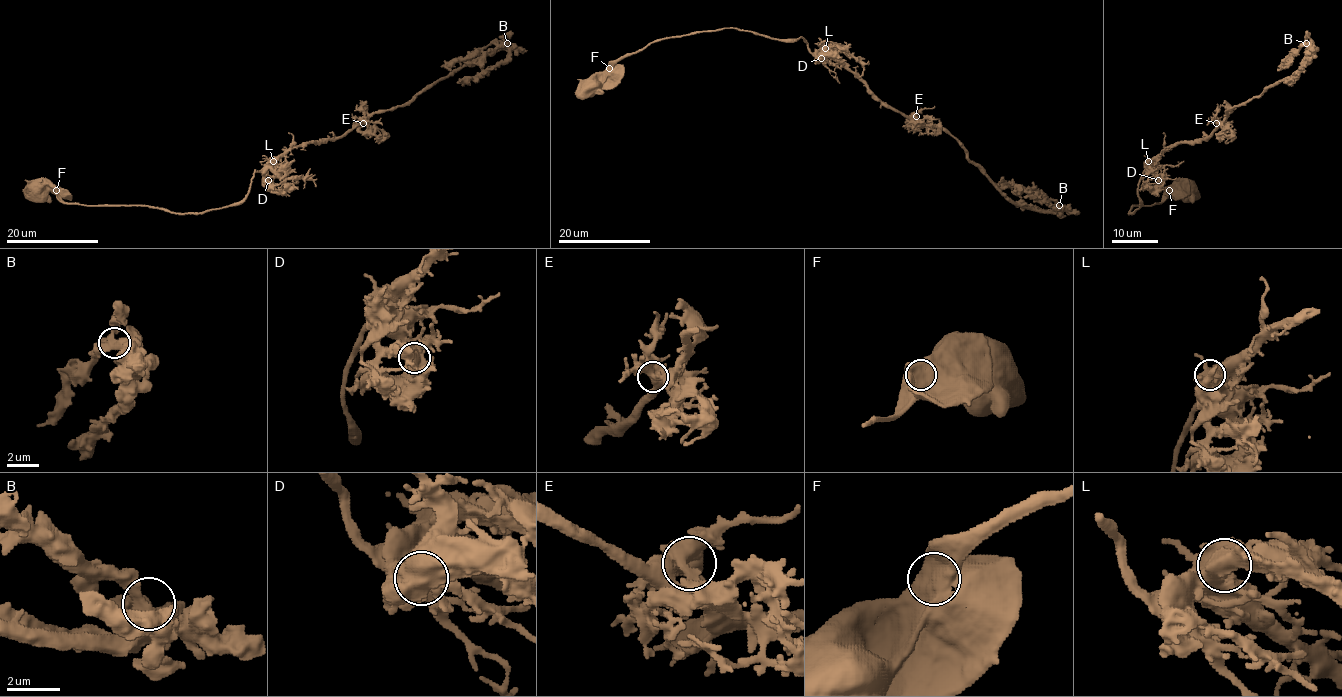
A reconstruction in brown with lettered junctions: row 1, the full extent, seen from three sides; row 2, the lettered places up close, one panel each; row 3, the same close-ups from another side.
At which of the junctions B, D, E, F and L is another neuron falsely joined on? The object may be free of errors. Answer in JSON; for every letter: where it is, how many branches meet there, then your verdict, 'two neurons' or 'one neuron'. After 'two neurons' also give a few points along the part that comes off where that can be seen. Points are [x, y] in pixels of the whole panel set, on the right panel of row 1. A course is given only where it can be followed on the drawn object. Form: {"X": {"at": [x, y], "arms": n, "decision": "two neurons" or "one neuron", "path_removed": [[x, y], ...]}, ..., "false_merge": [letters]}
{"B": {"at": [1306, 43], "arms": 3, "decision": "one neuron"}, "D": {"at": [1158, 180], "arms": 4, "decision": "one neuron"}, "E": {"at": [1216, 123], "arms": 1, "decision": "one neuron"}, "F": {"at": [1169, 190], "arms": 1, "decision": "one neuron"}, "L": {"at": [1148, 161], "arms": 3, "decision": "one neuron"}, "false_merge": []}

